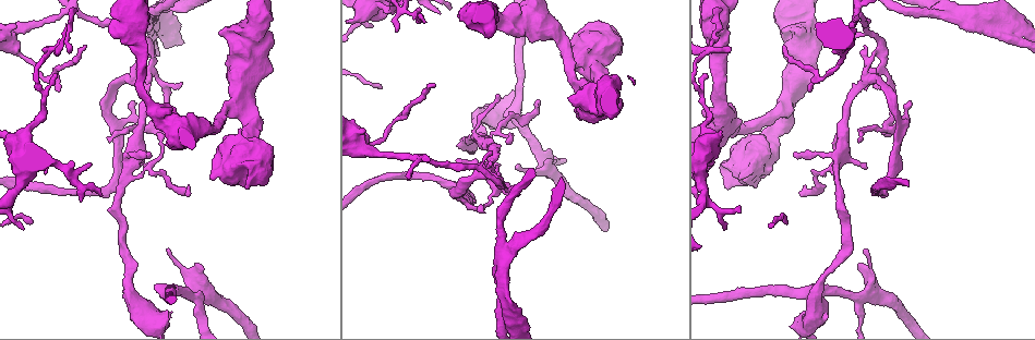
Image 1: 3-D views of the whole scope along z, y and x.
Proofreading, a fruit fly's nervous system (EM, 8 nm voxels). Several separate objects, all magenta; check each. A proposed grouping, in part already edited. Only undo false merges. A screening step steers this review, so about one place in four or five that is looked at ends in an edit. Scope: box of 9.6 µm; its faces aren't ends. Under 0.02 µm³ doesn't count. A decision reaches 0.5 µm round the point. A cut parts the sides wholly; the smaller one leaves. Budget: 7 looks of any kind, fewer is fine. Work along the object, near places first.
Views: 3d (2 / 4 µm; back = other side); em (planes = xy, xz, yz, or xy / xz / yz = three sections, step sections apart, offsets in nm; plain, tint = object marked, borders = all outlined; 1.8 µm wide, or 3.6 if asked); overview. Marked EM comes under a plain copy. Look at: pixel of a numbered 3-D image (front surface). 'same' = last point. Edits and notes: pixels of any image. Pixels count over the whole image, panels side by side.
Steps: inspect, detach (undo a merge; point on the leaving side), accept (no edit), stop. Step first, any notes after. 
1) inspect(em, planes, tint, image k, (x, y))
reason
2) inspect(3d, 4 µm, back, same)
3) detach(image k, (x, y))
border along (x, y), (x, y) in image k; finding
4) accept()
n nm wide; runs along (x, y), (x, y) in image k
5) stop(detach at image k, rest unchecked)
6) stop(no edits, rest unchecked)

inspect(em, xz, step 4, tint, image 1, (49, 53))

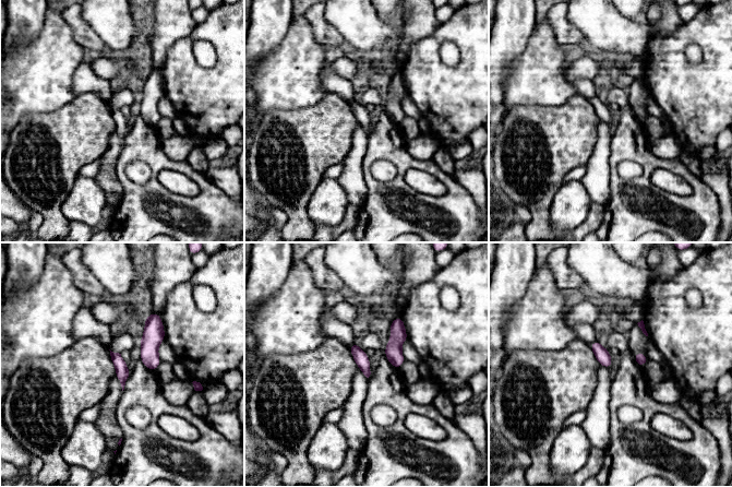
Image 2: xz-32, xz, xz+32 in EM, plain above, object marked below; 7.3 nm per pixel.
accept()
one neuron here

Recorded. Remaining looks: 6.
inspect(em, yz, step 8, tint, image 1, (593, 62))
abrupt turn

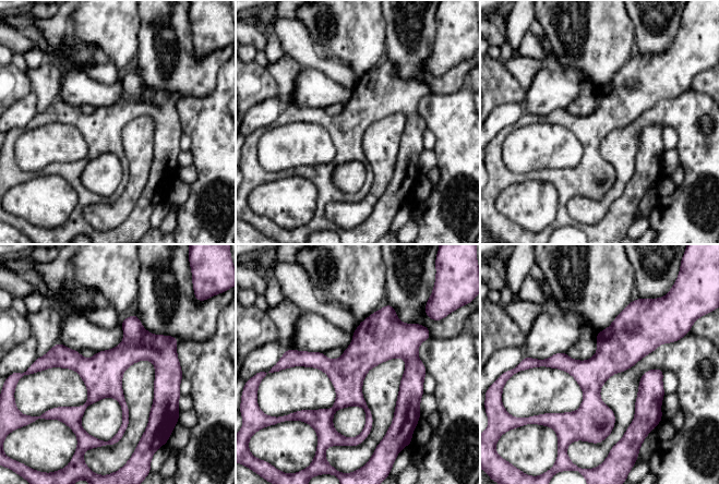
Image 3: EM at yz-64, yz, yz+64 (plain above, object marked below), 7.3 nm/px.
inspect(em, planes, tint, same)

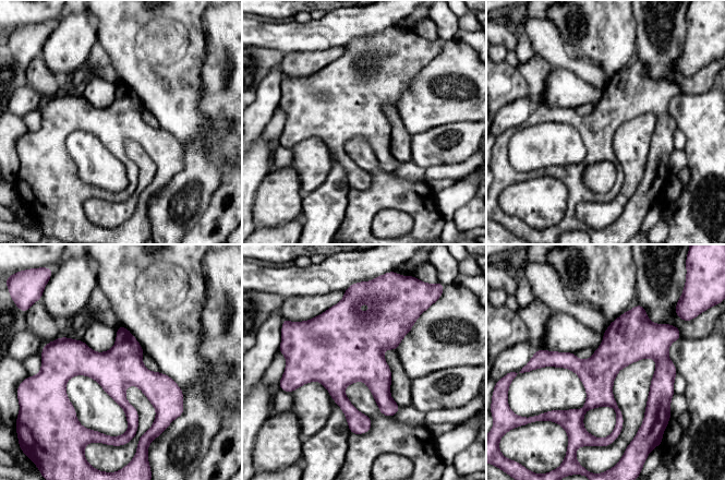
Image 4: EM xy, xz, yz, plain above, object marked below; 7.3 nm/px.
accept()
continuous, no second neuron

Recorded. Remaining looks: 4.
inspect(3d, 2 µm, image 1, (866, 295))
sharp bend

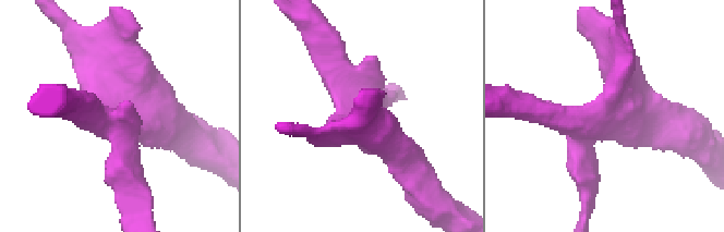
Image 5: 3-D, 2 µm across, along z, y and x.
inspect(em, xy, step 8, tint, image 5, (120, 124))

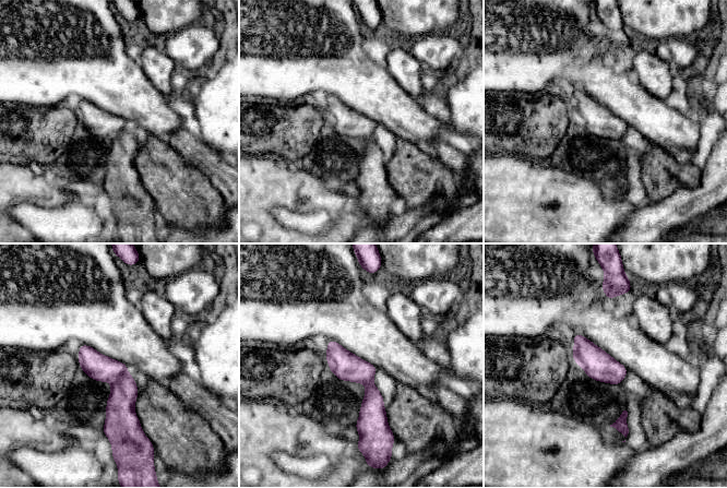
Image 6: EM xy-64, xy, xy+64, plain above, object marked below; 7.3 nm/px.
detach(image 6, (120, 404))
200 nm wide; border along (127, 368), (111, 382) in image 6; a second neuron is stuck on

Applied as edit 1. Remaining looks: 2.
stop(detach at image 6, rest unchecked)

